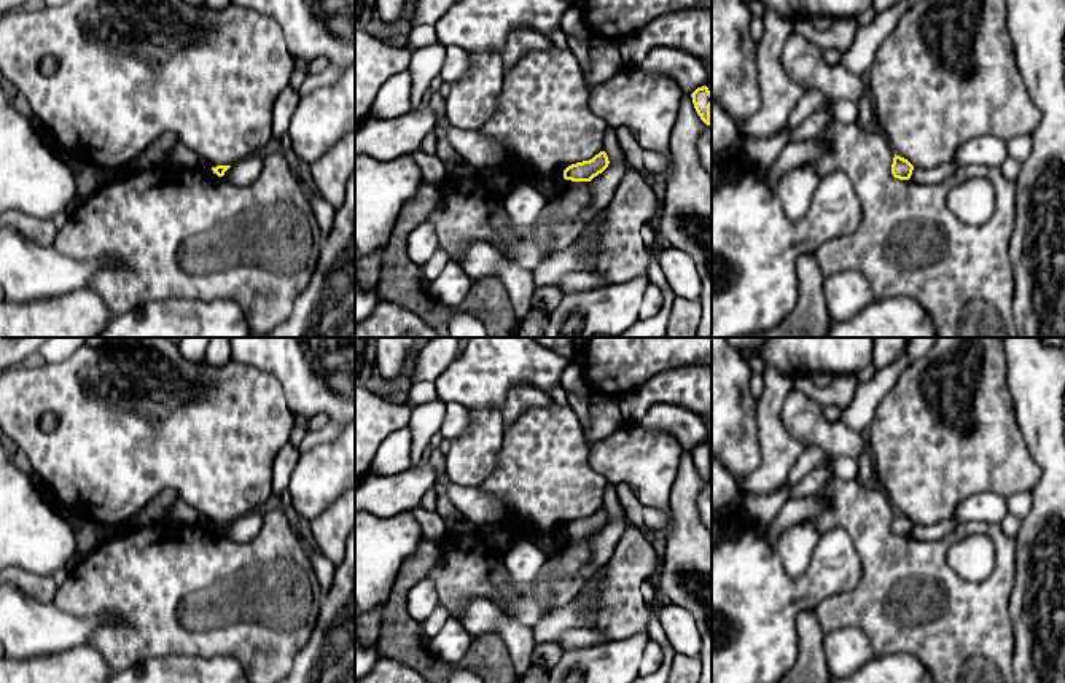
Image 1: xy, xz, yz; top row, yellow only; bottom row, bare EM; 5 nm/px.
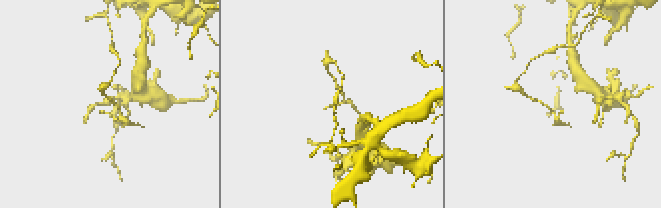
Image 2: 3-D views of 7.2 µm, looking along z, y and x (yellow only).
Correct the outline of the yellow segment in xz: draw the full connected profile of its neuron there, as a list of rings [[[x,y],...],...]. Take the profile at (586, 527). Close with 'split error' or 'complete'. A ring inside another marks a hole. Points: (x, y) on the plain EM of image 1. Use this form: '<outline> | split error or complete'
[[[600,508],[589,517],[576,519],[564,527],[564,535],[572,538],[591,538],[608,524],[610,517],[605,508]]] | complete

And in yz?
[[[895,511],[893,521],[891,521],[891,530],[895,535],[909,537],[912,532],[912,527],[914,527],[914,522],[907,516]]] | complete

